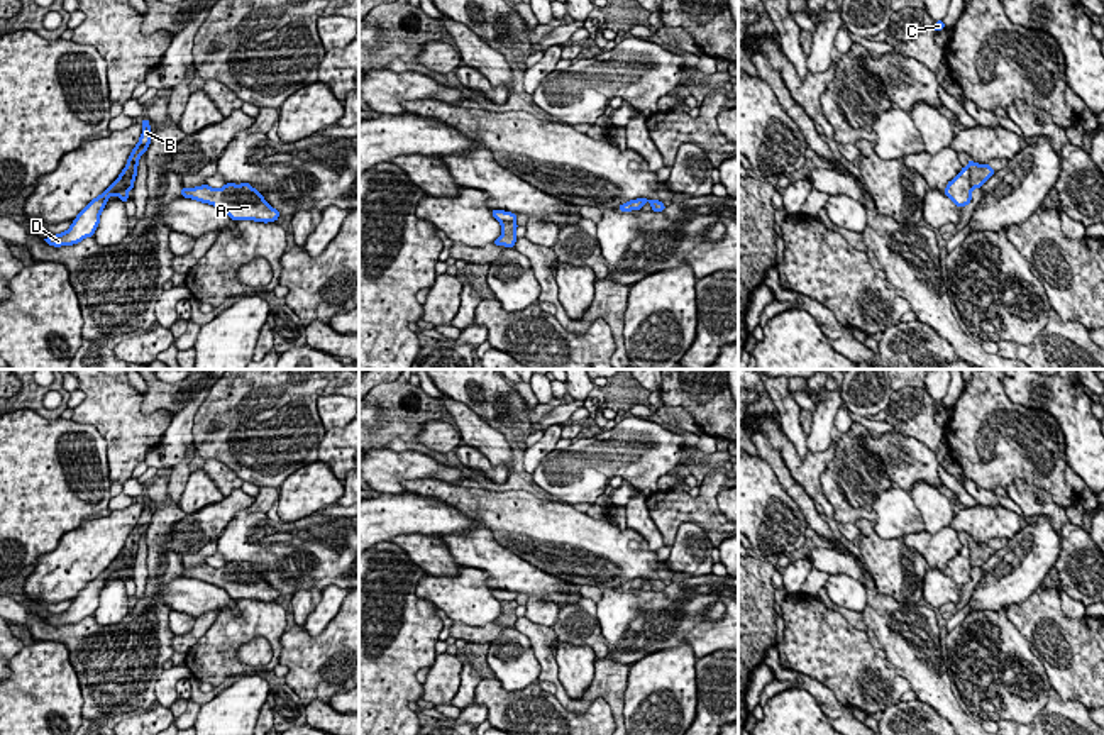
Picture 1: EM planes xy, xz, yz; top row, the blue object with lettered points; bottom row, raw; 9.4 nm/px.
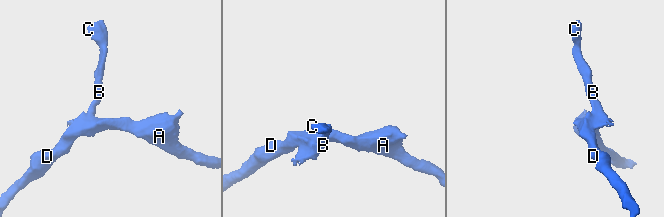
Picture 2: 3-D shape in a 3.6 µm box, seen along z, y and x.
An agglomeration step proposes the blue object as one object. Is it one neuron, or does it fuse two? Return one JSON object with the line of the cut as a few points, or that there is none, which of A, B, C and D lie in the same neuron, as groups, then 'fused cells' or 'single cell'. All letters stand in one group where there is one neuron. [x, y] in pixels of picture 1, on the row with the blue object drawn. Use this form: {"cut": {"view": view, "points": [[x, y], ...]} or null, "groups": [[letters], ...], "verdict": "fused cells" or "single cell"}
{"cut": {"view": "xy", "points": [[132, 182], [109, 190]]}, "groups": [["A", "D"], ["B", "C"]], "verdict": "fused cells"}

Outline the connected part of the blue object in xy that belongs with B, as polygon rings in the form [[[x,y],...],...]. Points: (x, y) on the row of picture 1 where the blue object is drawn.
[[[142,119],[144,130],[141,134],[141,139],[134,151],[130,152],[127,159],[127,166],[124,168],[122,174],[108,186],[110,191],[115,191],[120,188],[124,183],[132,185],[135,176],[137,176],[137,164],[139,158],[146,154],[149,142],[152,139],[151,127],[149,127],[149,119]]]

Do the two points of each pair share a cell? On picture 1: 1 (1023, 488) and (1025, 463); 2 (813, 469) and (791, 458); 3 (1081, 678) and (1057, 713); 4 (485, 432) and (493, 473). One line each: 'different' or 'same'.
1: different
2: same
3: different
4: different

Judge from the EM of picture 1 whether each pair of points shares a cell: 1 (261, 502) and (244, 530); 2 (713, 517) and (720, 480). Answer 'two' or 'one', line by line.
1: two
2: one

